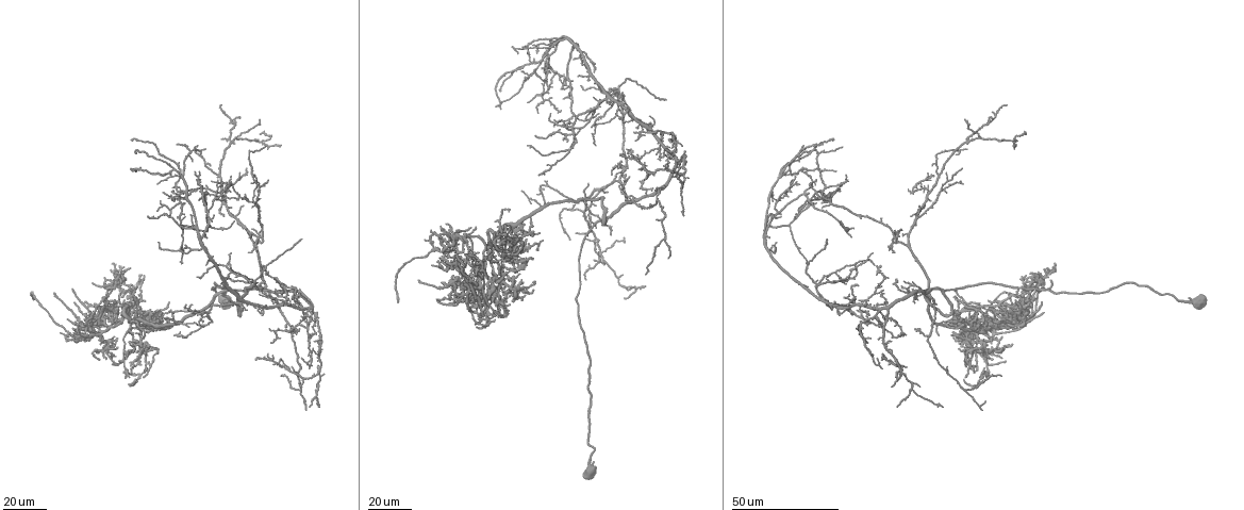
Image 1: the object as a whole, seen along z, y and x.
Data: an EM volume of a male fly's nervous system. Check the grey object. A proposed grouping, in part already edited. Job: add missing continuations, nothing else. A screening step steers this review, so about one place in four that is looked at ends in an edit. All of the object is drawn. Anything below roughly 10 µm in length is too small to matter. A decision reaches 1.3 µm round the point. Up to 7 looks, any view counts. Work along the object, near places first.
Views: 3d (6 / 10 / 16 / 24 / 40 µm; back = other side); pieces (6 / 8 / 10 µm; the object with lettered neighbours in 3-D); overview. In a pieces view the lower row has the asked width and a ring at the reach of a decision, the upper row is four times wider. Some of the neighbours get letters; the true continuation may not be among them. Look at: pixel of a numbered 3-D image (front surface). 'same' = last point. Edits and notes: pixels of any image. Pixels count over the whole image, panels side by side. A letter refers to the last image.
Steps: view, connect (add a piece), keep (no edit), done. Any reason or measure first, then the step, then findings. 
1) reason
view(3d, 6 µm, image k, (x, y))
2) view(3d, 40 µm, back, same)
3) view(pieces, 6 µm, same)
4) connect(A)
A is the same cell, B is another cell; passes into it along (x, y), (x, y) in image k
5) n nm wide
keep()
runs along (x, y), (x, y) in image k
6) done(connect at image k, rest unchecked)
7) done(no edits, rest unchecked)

free end
view(3d, 40 µm, image 1, (148, 217))

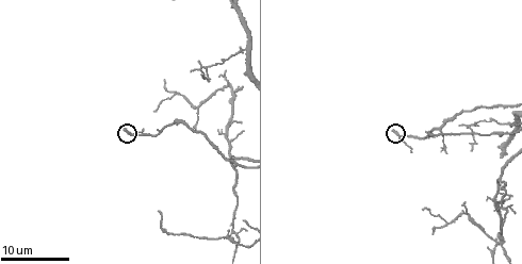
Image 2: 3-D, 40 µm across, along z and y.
view(pieces, 8 µm, image 2, (123, 130))

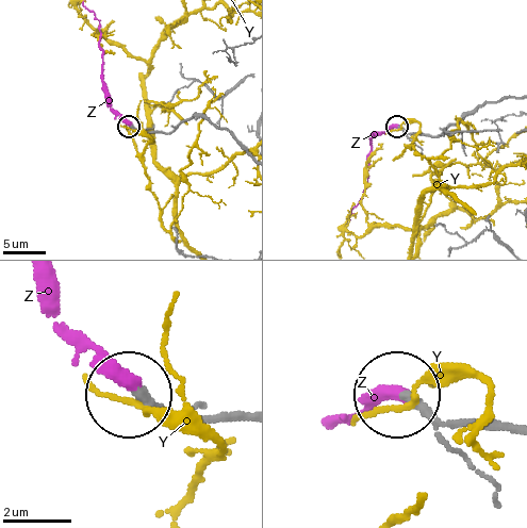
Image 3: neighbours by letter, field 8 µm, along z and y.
connect(Z)
Z is the same cell, Y is another cell; it goes on there

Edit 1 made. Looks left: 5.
an open end
view(3d, 40 µm, image 1, (131, 140))

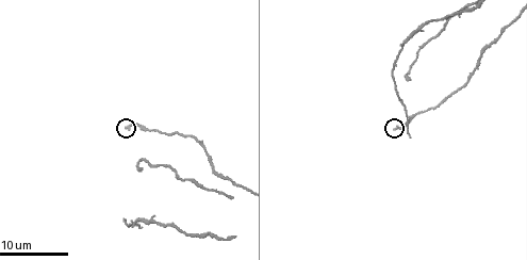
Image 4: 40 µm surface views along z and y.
see the neighbours
view(pieces, 8 µm, image 4, (124, 126))

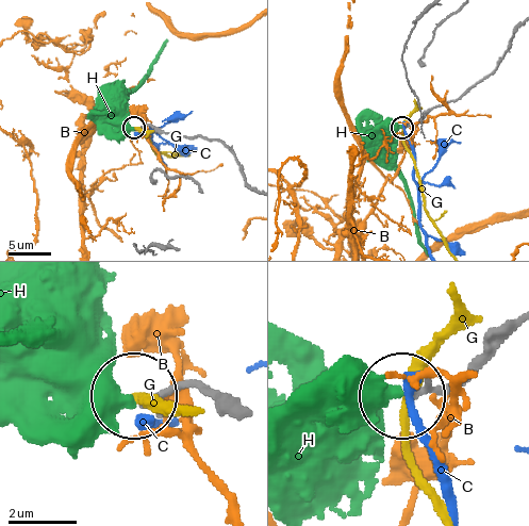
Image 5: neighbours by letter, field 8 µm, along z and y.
200 nm wide
keep()
B, C, G and H are other cells; runs along (232, 415), (189, 387), (141, 400) in image 5; none of them fits

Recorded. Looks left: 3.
branch stops here
view(3d, 40 µm, image 1, (496, 305))

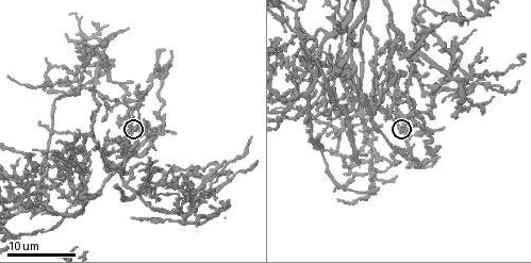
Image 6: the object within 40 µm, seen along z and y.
what lies round it
view(pieces, 10 µm, image 6, (401, 132))

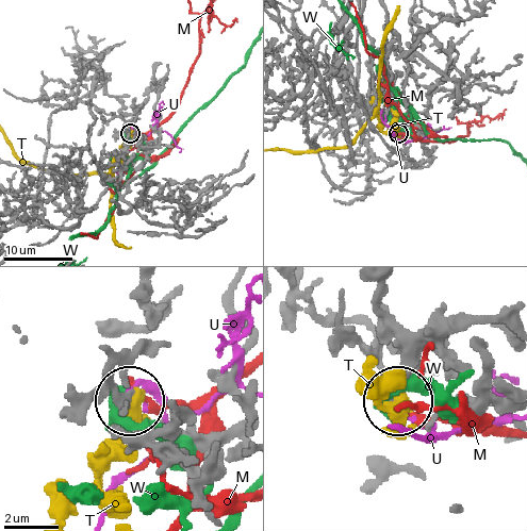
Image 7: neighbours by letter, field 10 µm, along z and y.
keep()
M, T, U and W are other cells; none of them fits

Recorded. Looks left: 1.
done(connect at image 3, rest unchecked)

